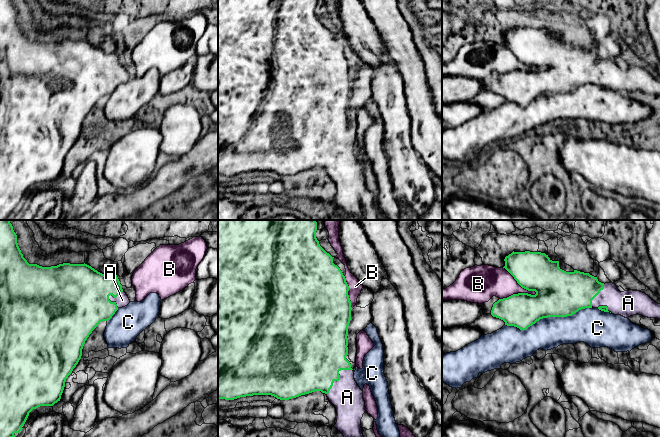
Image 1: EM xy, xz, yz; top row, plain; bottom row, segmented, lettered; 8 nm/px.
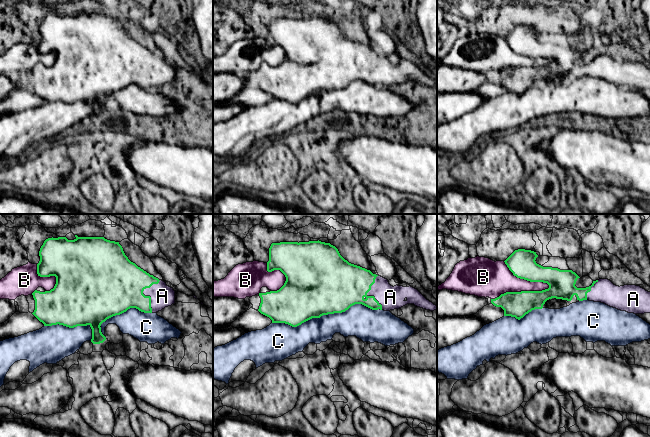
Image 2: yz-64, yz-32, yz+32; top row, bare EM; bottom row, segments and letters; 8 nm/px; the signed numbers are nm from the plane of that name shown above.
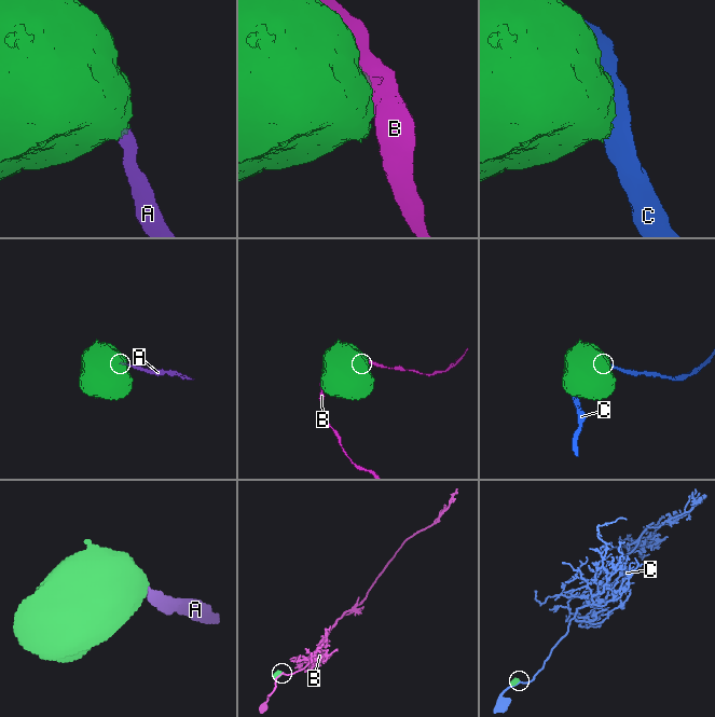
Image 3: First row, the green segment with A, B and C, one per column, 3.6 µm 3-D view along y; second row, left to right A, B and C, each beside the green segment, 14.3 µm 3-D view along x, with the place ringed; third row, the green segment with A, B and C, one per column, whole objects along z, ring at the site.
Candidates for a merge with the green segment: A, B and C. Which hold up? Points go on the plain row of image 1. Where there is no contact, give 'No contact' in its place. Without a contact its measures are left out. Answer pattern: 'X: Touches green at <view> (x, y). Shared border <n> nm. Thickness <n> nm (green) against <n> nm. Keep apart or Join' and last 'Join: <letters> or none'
A: Touches green at xz (339, 154). Shared border 300 nm. Thickness 460 nm (green) against 260 nm. Join
B: Touches green at yz (519, 60). Shared border 340 nm. Thickness 320 nm (green) against 260 nm. Keep apart
C: Touches green at yz (548, 92). Shared border 700 nm. Thickness 360 nm (green) against 260 nm. Keep apart
Join: A

